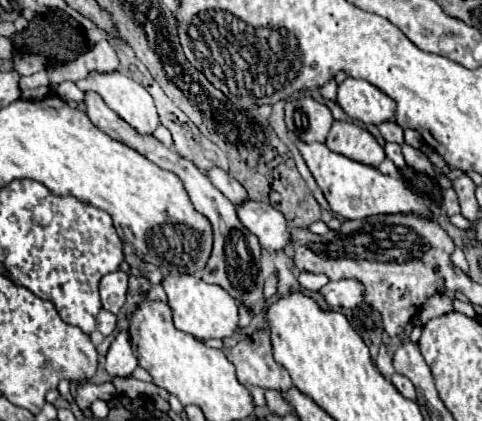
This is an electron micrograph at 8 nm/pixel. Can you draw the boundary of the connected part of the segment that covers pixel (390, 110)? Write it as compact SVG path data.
M347 77L337 87L337 103L355 121L379 125L395 115L395 101L363 79Z

